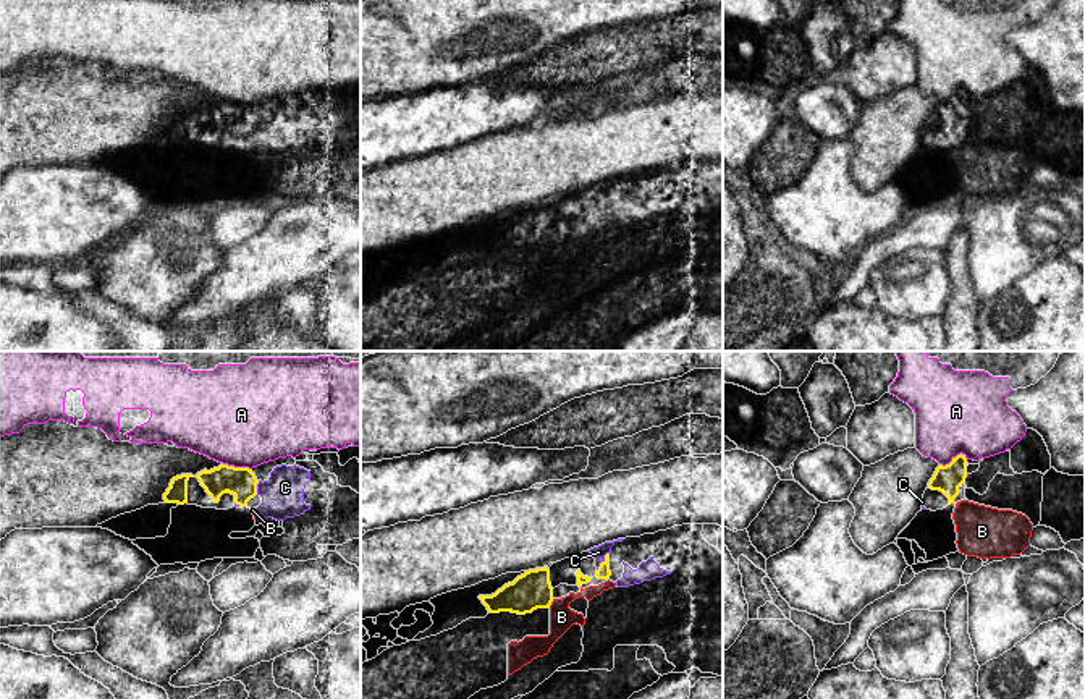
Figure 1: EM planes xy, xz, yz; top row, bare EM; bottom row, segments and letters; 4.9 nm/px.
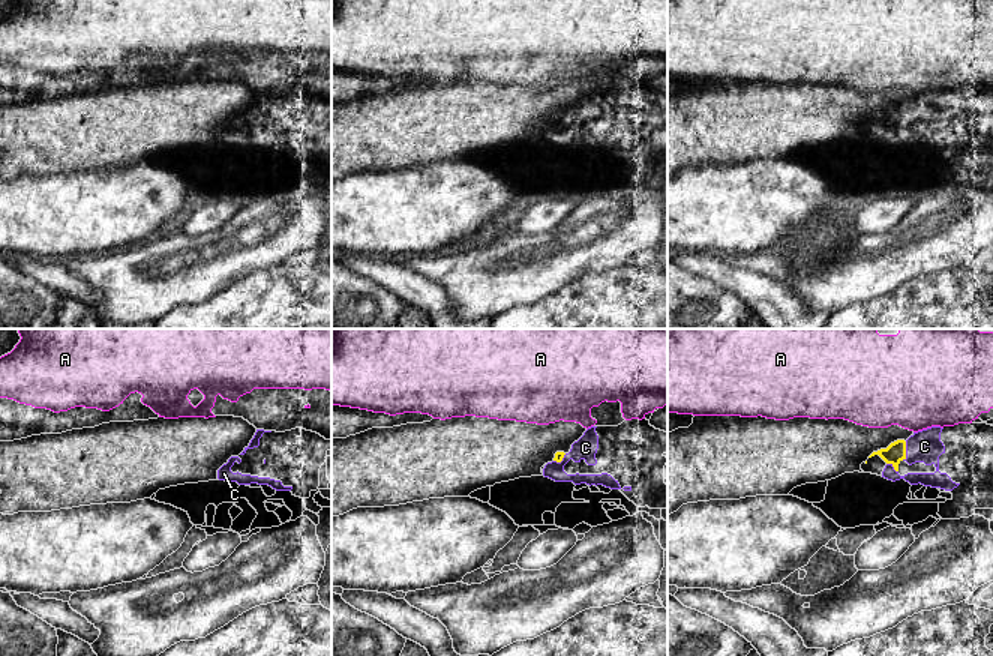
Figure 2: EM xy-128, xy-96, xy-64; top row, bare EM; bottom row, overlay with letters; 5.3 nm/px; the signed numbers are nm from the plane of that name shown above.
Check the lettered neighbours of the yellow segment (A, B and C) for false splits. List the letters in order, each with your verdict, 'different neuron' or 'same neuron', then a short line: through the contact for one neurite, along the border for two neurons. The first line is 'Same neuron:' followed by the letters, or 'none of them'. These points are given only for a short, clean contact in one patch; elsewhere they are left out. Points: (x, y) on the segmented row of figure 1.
Same neuron: C
A: different neuron
B: different neuron; line xz (553, 599), (548, 607)
C: same neuron; line xz (603, 571), (602, 562), (599, 552)

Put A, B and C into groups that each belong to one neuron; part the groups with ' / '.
A / B / C

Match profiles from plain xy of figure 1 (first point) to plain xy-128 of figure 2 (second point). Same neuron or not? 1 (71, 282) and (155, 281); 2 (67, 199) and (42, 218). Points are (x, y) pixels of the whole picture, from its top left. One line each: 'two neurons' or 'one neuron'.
1: one neuron
2: one neuron

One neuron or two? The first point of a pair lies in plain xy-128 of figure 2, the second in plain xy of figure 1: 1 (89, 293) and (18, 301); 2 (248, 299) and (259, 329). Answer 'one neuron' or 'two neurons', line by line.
1: two neurons
2: two neurons

